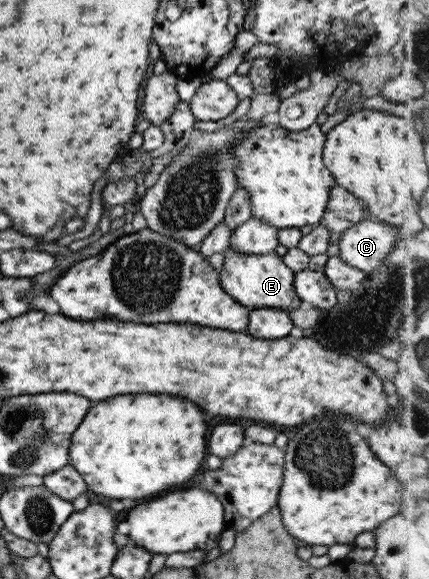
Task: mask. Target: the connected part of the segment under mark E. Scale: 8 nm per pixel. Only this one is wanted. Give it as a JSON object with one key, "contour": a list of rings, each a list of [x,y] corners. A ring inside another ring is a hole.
{"contour":[[[229,247],[223,253],[224,264],[220,271],[220,283],[223,290],[230,294],[239,304],[250,310],[261,307],[277,307],[287,312],[295,310],[302,300],[297,296],[293,286],[294,272],[287,267],[276,252],[271,254],[241,254]]]}

